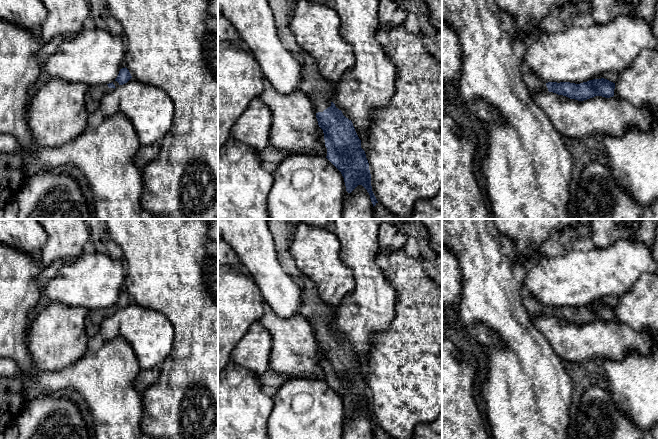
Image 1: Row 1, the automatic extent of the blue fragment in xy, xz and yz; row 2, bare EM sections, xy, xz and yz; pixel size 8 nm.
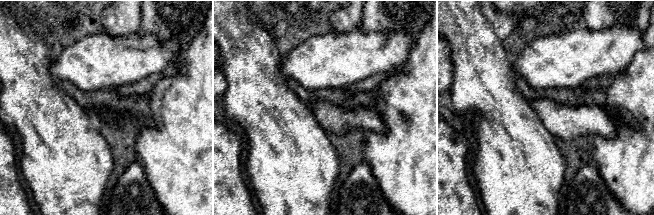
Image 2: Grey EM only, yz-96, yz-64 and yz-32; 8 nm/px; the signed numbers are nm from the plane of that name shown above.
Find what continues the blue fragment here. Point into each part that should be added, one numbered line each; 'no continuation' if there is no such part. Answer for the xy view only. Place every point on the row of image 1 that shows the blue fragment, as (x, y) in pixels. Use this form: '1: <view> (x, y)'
1: xy (94, 94)

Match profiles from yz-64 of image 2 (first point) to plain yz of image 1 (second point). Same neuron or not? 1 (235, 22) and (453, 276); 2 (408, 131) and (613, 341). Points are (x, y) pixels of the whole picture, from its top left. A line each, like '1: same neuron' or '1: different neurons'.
1: different neurons
2: different neurons

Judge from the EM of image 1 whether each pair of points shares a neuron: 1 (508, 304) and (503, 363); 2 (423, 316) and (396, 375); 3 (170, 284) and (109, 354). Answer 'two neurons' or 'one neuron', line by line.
1: one neuron
2: one neuron
3: two neurons

